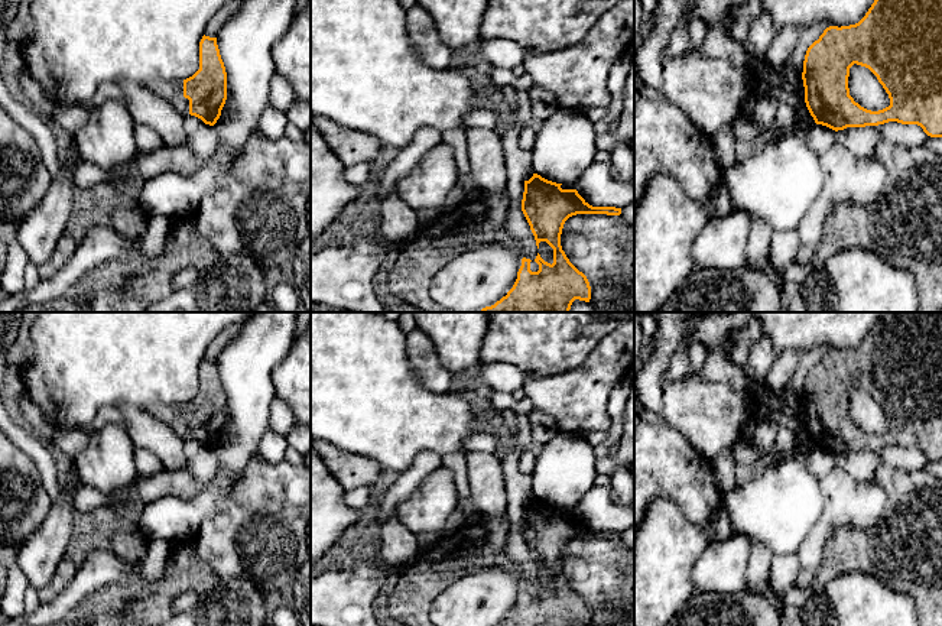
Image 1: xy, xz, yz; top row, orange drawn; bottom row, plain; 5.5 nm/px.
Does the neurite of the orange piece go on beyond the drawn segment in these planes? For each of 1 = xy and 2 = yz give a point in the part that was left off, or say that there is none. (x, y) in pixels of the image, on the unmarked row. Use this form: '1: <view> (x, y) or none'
1: xy (172, 415)
2: none

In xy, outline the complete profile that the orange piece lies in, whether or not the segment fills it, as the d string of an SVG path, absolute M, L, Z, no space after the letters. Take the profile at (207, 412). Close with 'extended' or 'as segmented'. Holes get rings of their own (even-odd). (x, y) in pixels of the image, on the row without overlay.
M202 360L199 393L183 405L150 403L147 413L165 422L182 440L195 440L214 450L227 424L227 396L217 361Z; extended

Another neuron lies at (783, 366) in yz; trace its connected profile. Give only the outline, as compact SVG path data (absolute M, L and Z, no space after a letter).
M786 350L782 354L776 356L764 383L759 386L757 392L761 392L764 387L779 389L786 386L803 354L805 351Z

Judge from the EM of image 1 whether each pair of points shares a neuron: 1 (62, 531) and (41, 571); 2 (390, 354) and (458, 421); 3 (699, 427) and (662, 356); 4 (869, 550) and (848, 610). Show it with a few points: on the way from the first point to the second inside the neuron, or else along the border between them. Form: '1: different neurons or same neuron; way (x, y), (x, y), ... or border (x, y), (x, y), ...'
1: same neuron; way (52, 541), (42, 551), (41, 561)
2: same neuron; way (395, 376), (437, 418)
3: same neuron; way (686, 409), (659, 382), (659, 373)
4: different neurons; border (860, 570), (892, 589)

